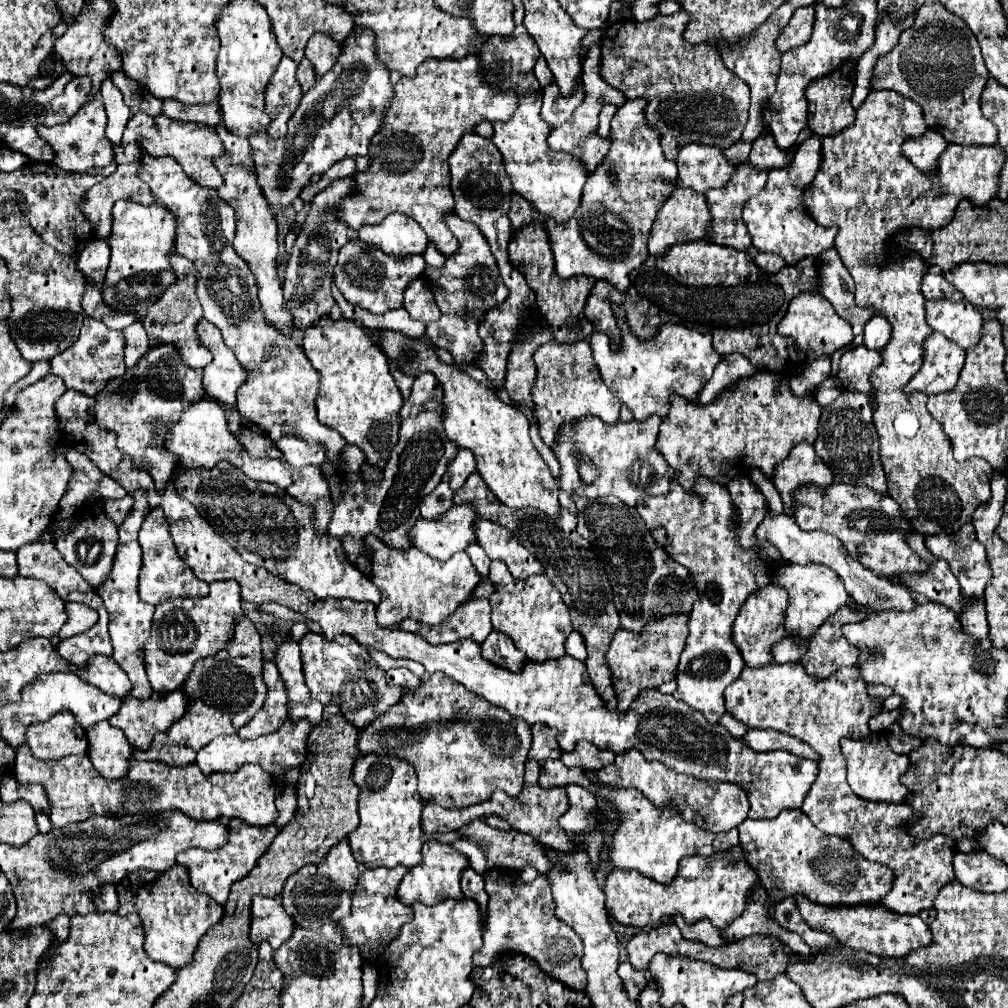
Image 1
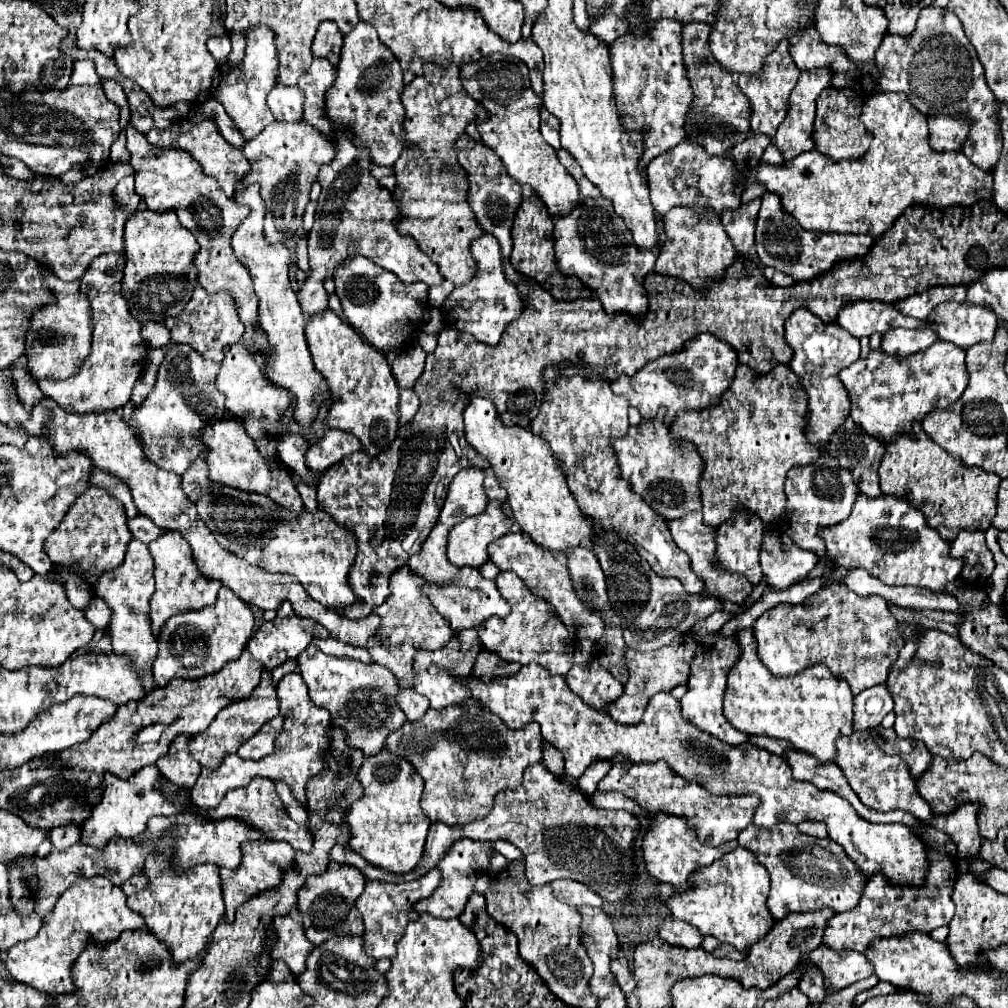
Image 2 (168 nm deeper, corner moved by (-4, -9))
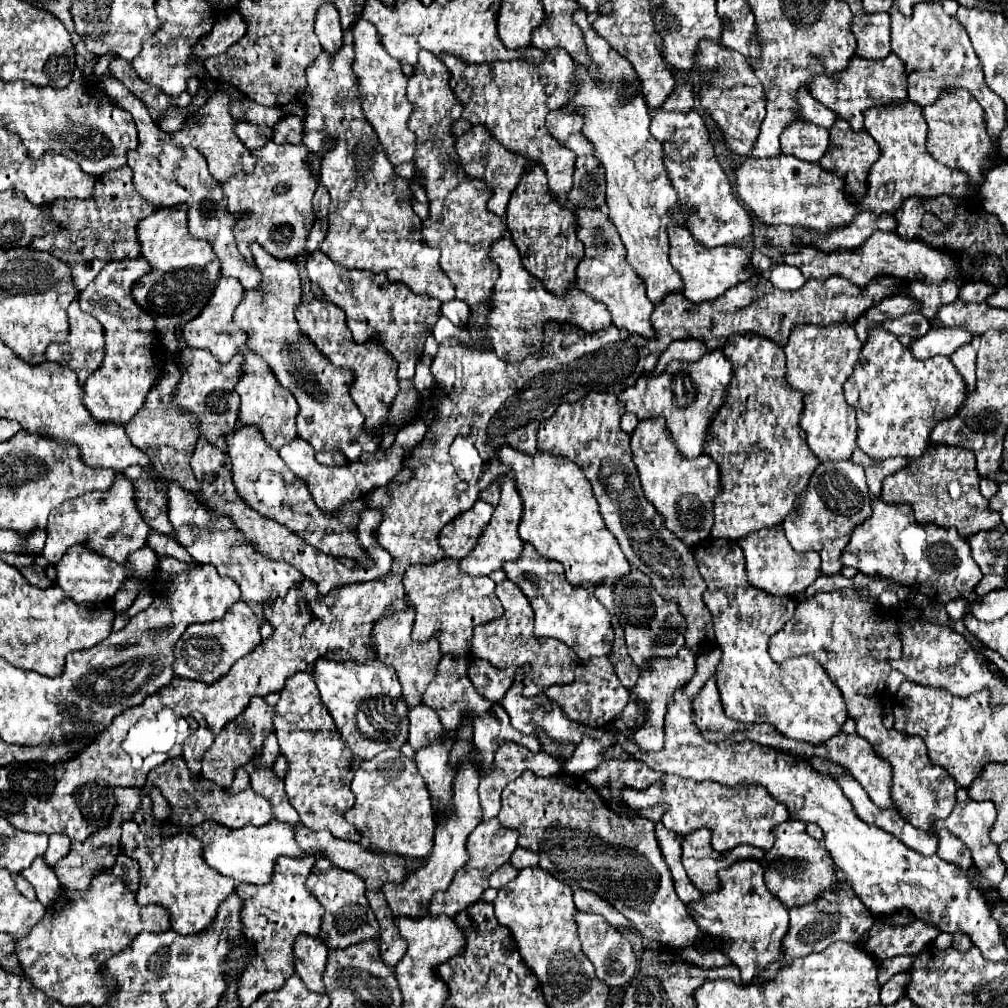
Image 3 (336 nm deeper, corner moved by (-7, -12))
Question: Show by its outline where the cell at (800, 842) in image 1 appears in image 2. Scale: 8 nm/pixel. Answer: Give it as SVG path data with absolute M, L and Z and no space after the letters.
M792 823L776 825L772 829L748 825L738 835L738 843L740 847L752 851L770 875L768 909L776 921L784 919L792 911L804 913L818 911L822 907L828 907L836 913L850 911L858 905L868 881L864 871L844 853L836 841L804 835Z

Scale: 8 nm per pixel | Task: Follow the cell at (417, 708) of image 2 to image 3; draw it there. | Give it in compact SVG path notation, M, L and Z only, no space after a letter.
M419 704L417 708L409 710L409 736L407 742L411 744L411 748L417 752L419 748L425 748L433 742L445 740L443 738L443 726L439 722L439 716L435 716L435 712L431 708L427 708L425 704Z

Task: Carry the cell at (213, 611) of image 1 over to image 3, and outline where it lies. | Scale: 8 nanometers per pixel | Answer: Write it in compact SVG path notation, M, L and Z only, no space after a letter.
M245 602L233 604L231 612L227 612L223 620L215 620L211 624L191 624L191 628L187 628L187 632L179 638L179 644L175 646L175 674L179 678L213 684L215 680L225 676L239 658L253 652L259 644L261 634L257 616Z

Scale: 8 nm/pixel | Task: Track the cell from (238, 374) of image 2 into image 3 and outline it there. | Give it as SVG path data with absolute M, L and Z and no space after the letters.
M241 348L241 352L247 356L247 372L243 374L243 380L239 380L239 388L235 388L241 396L241 410L239 410L239 422L243 426L257 426L261 428L267 444L275 450L283 448L289 444L293 438L297 438L297 428L295 428L295 418L299 414L299 406L291 392L275 380L271 368L267 362L251 352L249 348Z

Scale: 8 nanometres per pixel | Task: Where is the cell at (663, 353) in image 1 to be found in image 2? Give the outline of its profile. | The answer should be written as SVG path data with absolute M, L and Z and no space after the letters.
M704 333L688 341L680 351L662 355L650 361L634 377L622 375L612 381L612 391L624 395L632 407L640 411L644 419L656 417L660 407L666 407L666 425L672 425L678 411L696 411L716 405L720 393L732 383L736 369L736 351L728 343Z

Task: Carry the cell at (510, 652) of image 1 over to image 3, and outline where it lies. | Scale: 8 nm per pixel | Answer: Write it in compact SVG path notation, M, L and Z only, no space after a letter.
M479 658L469 664L467 676L469 676L471 684L475 686L475 690L493 704L501 704L505 692L511 688L511 684L515 680L513 670L499 672L497 668L491 668L491 664L487 664L485 660L479 660Z

